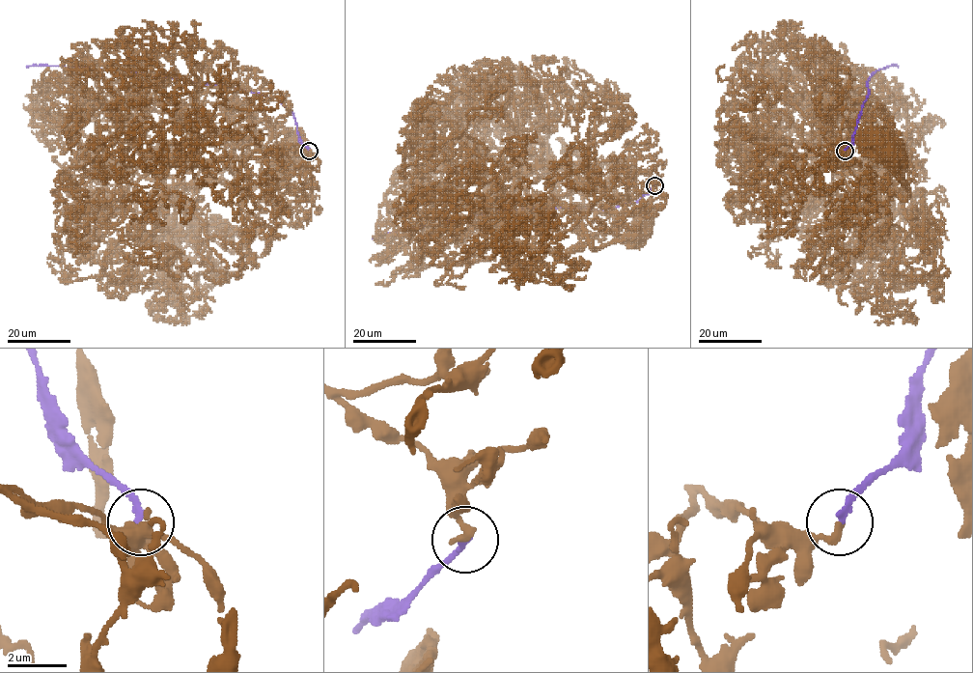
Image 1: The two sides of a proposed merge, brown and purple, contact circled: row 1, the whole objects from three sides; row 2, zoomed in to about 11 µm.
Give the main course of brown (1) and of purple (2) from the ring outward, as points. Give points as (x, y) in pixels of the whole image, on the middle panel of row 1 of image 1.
1: (655, 186), (639, 171), (611, 188), (582, 177), (542, 207), (562, 204), (597, 248), (642, 231)
2: (654, 186), (639, 200), (605, 210), (537, 208), (491, 211), (373, 238)

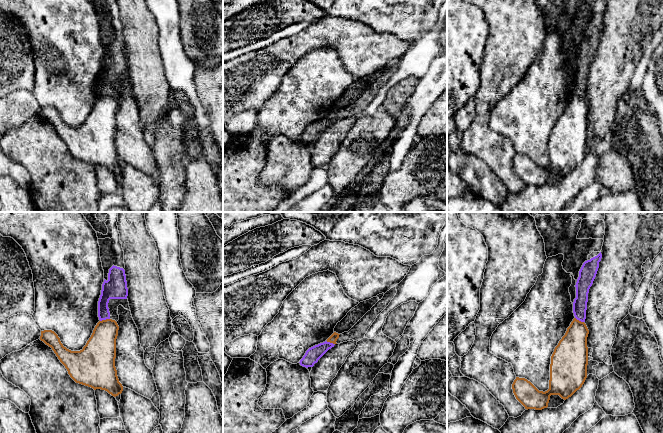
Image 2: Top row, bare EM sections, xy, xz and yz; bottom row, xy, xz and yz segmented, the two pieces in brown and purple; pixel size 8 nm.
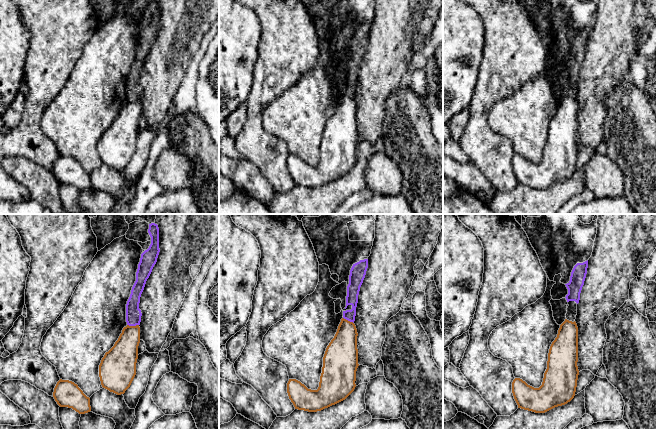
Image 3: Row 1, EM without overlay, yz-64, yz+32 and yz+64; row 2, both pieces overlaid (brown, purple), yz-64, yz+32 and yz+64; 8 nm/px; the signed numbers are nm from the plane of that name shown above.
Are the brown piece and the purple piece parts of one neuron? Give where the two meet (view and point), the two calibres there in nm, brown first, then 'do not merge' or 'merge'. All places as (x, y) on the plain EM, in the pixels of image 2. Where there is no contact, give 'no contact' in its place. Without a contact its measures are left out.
meets brown in xy at (104, 96); 260 nm thick on the brown side, 140 nm on the other; do not merge

